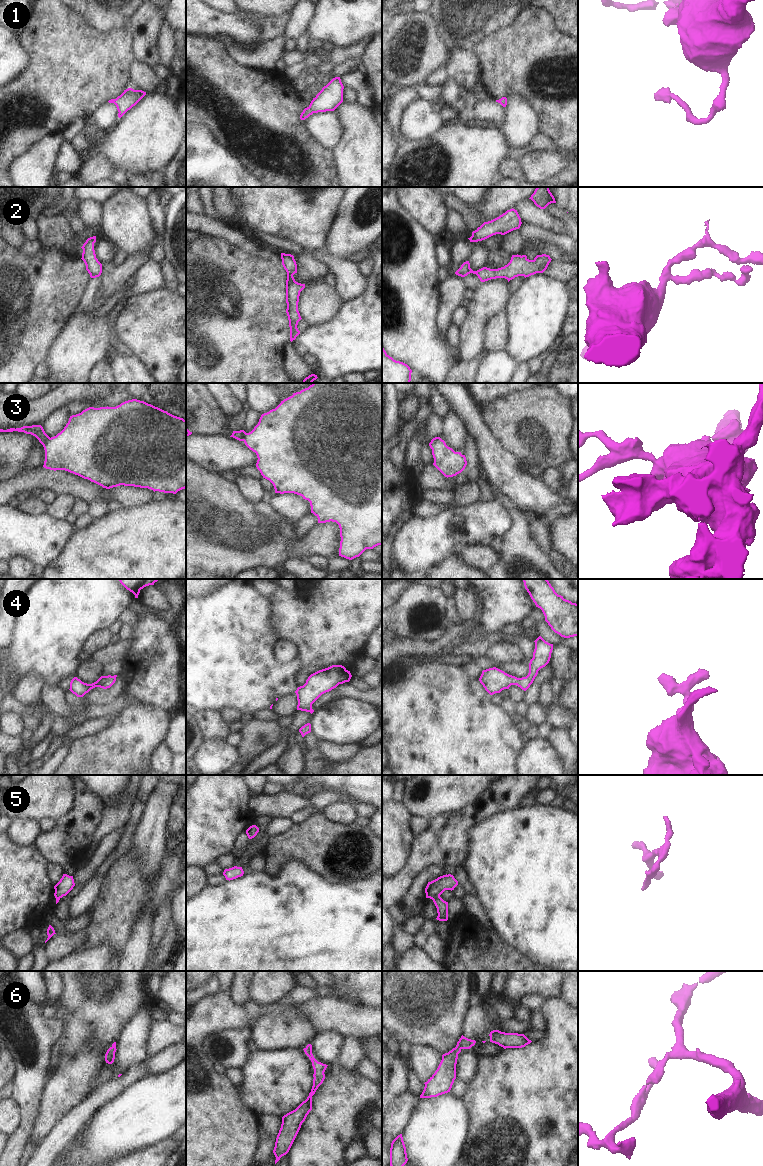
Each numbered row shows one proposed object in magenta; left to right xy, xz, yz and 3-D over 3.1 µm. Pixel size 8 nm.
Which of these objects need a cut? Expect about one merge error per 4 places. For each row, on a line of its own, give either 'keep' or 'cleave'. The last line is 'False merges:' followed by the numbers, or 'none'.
1: keep
2: keep
3: cleave
4: keep
5: cleave
6: keep
False merges: 3, 5

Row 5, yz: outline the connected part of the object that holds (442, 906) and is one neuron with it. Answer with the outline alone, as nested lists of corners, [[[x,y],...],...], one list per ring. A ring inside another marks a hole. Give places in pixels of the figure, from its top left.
[[[436,896],[433,899],[433,902],[437,908],[437,920],[447,921],[448,920],[448,902],[444,901],[440,896]]]

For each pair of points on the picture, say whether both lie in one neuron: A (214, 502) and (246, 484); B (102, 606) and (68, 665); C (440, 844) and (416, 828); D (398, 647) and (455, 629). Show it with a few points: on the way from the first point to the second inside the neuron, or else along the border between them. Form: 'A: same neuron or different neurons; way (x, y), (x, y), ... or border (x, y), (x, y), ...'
A: different neurons; border (235, 481), (248, 499), (260, 500)
B: same neuron; way (87, 621), (68, 640), (68, 650)
C: different neurons; border (429, 819), (429, 824), (414, 837)
D: same neuron; way (412, 647), (434, 647), (441, 643)

